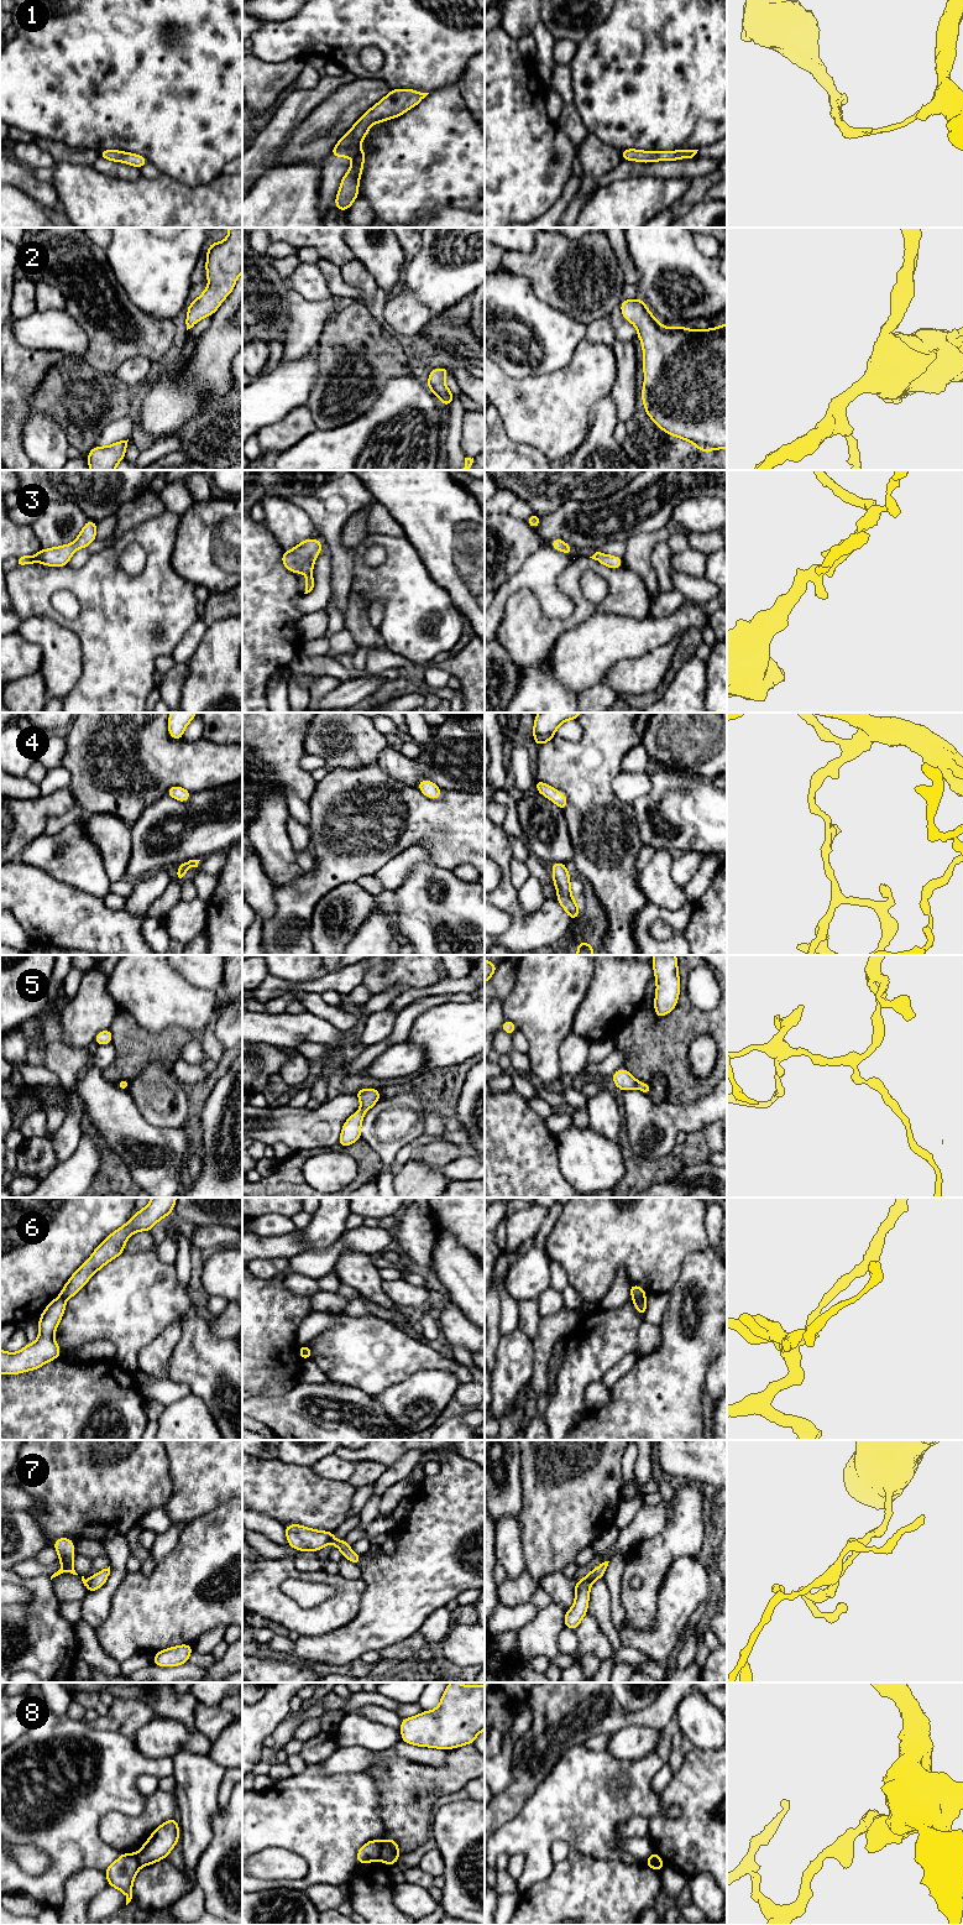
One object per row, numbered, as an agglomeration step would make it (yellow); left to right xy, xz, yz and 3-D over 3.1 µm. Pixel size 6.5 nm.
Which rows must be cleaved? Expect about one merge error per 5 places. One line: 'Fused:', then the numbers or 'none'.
Fused: 6, 8

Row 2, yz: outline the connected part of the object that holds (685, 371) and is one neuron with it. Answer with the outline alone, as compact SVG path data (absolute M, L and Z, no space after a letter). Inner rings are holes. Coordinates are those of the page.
M642 298L622 301L621 311L624 320L637 327L637 337L643 345L642 401L647 414L661 431L692 443L700 452L727 449L727 323L707 330L665 328L653 317Z

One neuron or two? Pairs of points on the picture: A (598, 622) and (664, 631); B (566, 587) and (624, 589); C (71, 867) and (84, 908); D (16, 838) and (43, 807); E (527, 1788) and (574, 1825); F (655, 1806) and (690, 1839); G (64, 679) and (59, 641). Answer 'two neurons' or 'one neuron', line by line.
A: one neuron
B: one neuron
C: two neurons
D: one neuron
E: two neurons
F: two neurons
G: one neuron

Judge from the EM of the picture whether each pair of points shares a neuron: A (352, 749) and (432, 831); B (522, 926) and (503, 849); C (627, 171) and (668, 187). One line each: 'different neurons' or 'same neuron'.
A: different neurons
B: same neuron
C: different neurons

